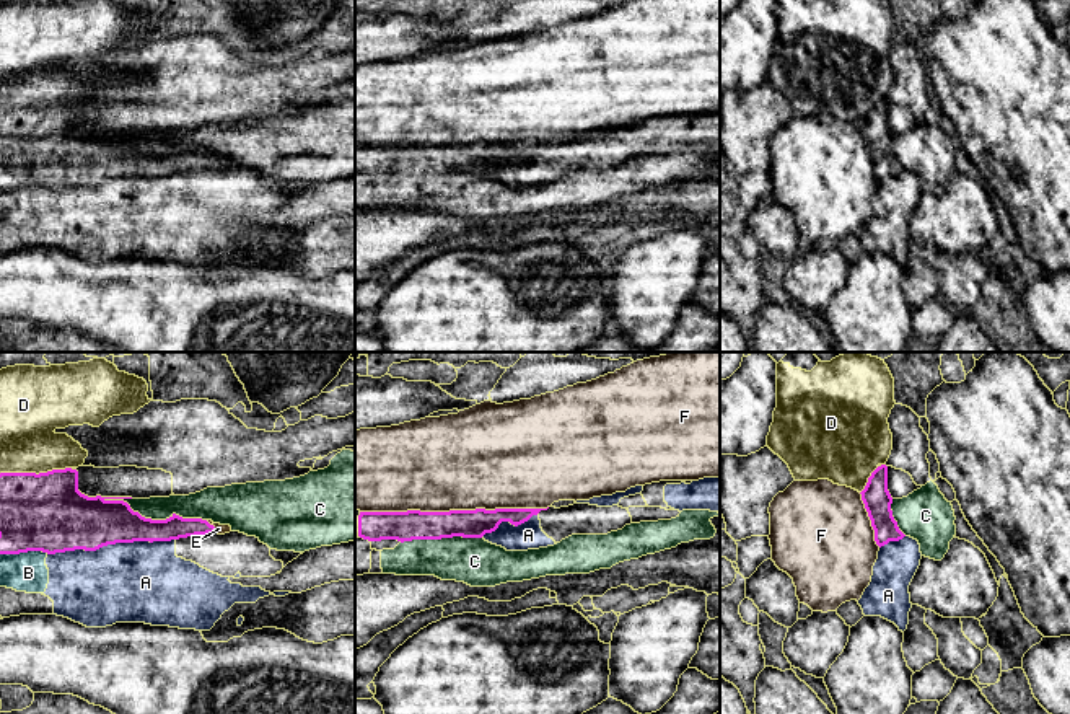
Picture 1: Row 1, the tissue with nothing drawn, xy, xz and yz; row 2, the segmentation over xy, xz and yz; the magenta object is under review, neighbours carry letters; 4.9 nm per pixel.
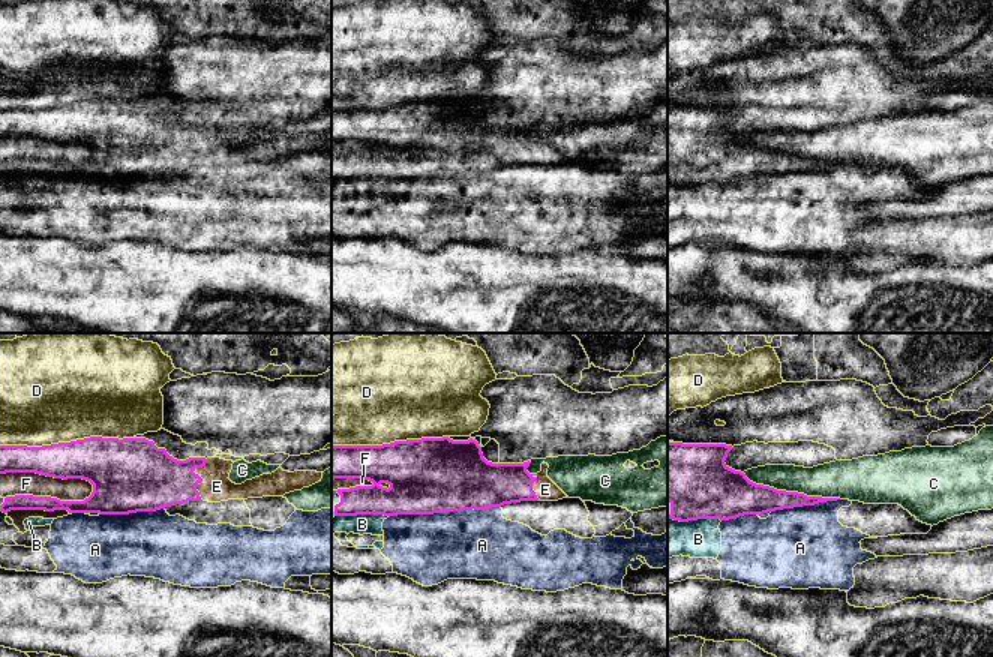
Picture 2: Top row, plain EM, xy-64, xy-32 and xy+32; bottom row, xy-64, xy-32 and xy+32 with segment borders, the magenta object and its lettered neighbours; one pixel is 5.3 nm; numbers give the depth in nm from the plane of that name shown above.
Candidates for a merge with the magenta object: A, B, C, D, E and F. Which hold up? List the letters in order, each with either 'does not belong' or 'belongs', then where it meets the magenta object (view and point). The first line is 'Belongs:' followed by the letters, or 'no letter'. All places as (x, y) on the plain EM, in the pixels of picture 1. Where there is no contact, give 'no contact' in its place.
Belongs: E
A: does not belong; meets magenta in xy at (111, 178)
B: does not belong; meets magenta in xy at (23, 186)
C: does not belong; meets magenta in xy at (155, 155)
D: does not belong; meets magenta in xy at (35, 108)
E: belongs; meets magenta in xy at (212, 160)
F: does not belong; meets magenta in xz at (453, 145)

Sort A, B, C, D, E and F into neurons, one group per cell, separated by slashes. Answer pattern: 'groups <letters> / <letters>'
groups A B / C / D / E / F

